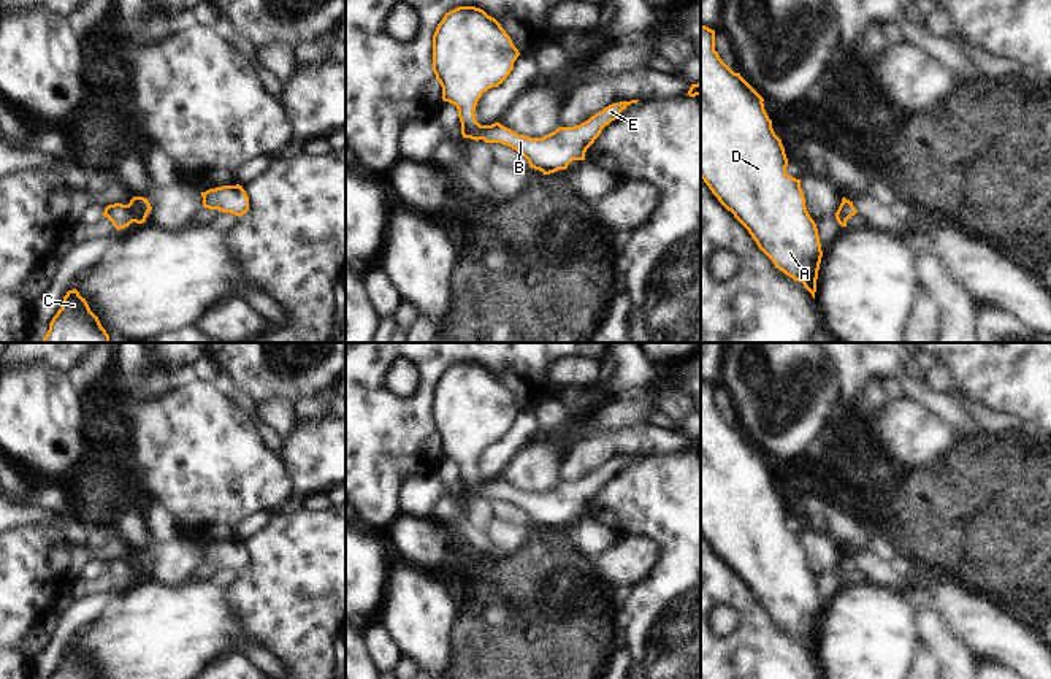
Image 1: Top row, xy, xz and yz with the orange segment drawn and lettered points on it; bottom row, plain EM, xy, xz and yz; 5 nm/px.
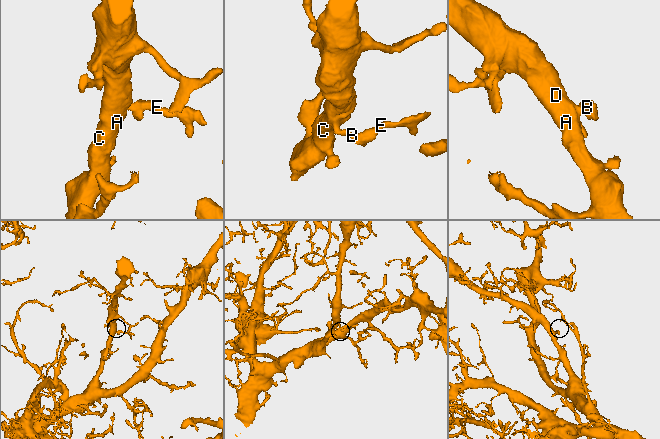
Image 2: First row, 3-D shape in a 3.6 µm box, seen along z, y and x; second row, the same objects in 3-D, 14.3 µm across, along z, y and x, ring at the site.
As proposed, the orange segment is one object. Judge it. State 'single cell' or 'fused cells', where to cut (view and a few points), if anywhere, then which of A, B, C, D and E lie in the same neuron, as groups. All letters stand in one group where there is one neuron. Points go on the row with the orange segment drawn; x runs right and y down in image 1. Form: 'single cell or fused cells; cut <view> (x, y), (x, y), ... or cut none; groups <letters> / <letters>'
single cell; cut none; groups A B C D E

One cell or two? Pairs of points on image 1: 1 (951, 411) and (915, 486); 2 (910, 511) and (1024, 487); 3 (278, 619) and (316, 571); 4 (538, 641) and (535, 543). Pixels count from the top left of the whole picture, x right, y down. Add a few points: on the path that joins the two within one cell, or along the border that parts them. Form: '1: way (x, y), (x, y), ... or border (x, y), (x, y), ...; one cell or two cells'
1: border (940, 457), (939, 502); two cells
2: border (940, 467), (940, 543); two cells
3: way (289, 608), (306, 583); one cell
4: border (498, 608), (544, 608), (547, 643); two cells

